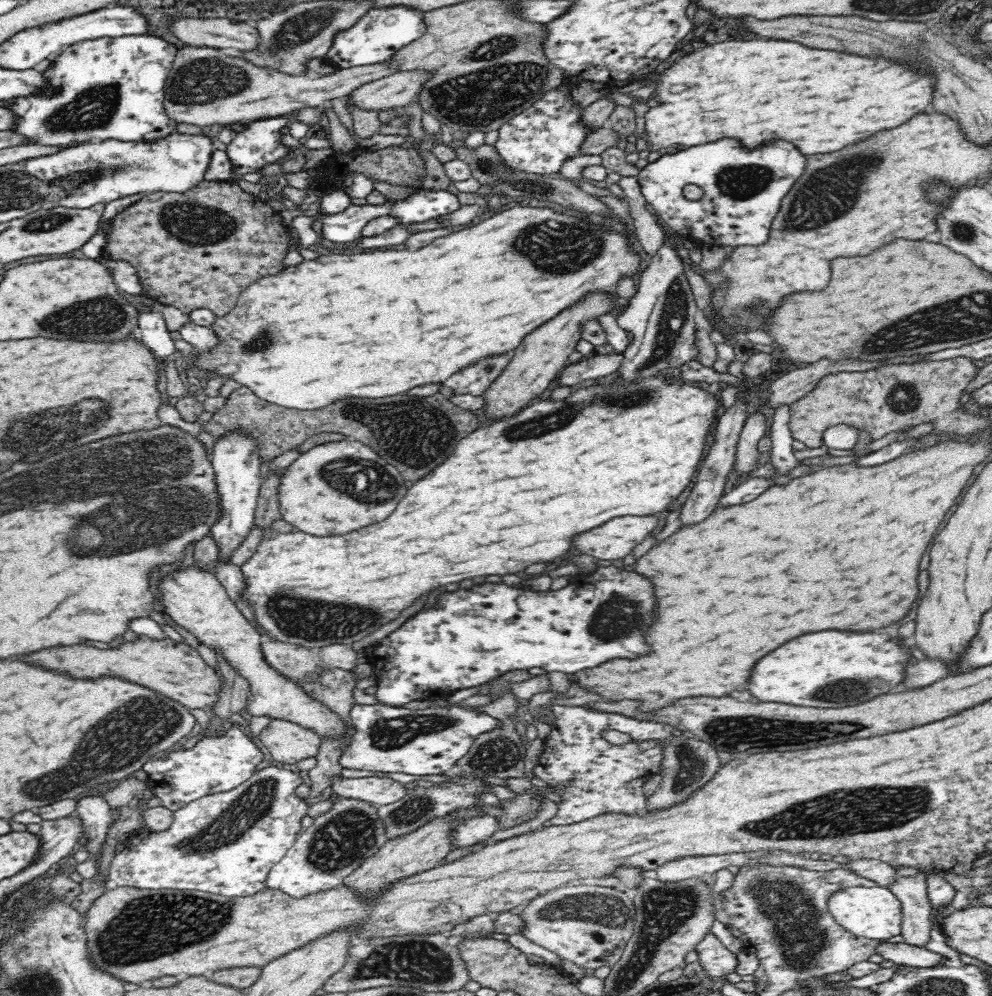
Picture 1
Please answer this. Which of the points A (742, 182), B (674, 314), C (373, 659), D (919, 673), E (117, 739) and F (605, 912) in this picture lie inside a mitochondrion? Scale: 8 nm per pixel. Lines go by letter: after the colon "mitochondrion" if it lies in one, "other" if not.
A: mitochondrion
B: mitochondrion
C: other
D: mitochondrion
E: mitochondrion
F: mitochondrion

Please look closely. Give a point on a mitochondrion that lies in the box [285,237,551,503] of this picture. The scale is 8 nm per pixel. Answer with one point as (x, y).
(414, 434)

